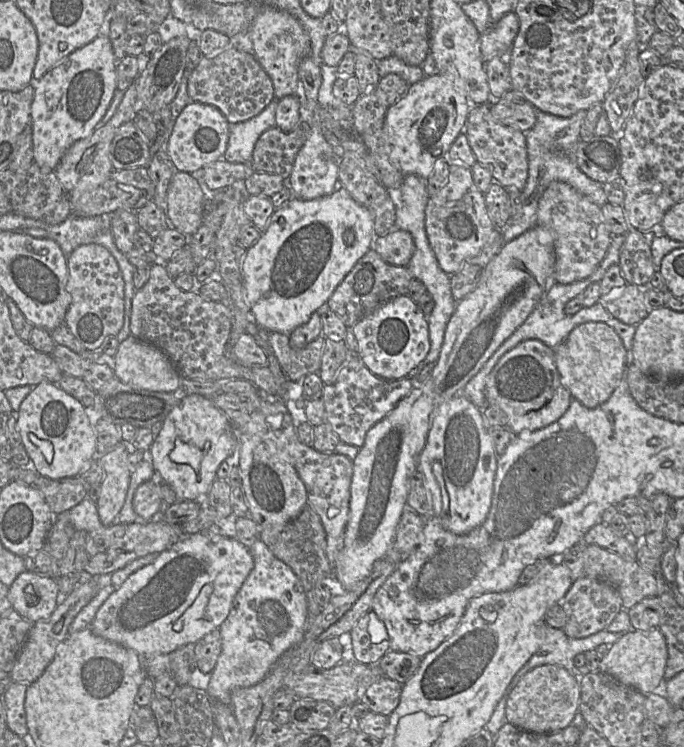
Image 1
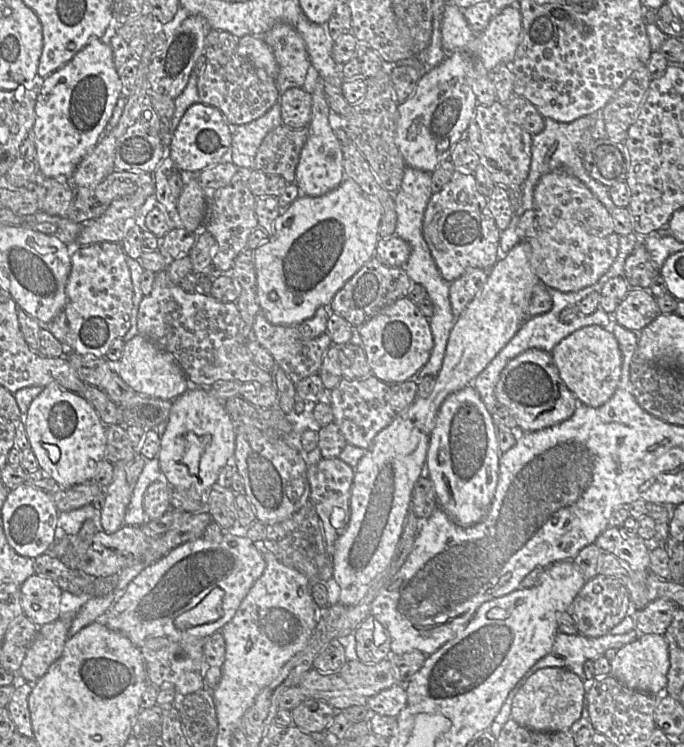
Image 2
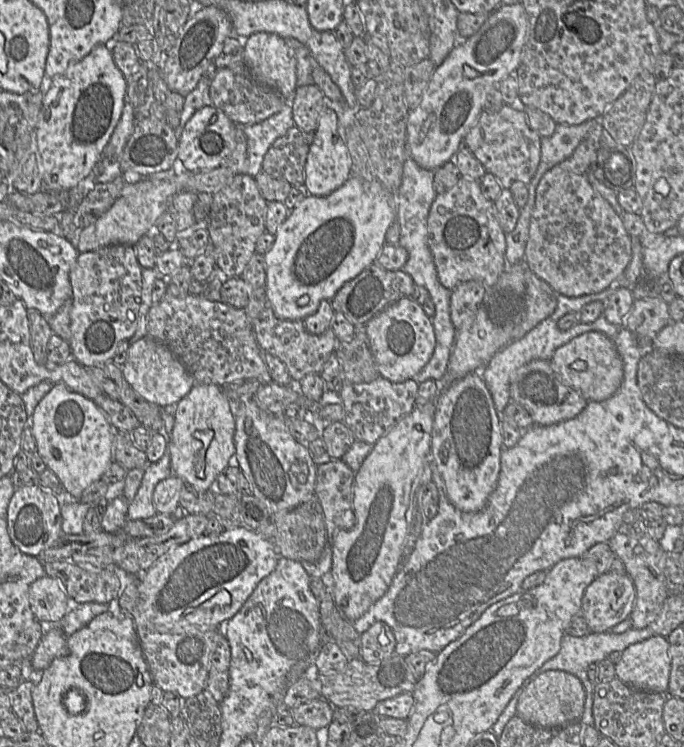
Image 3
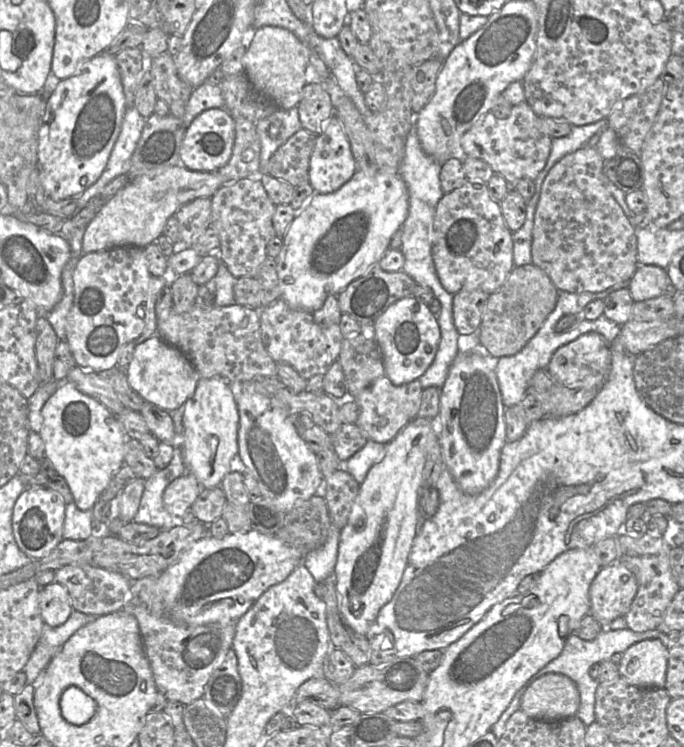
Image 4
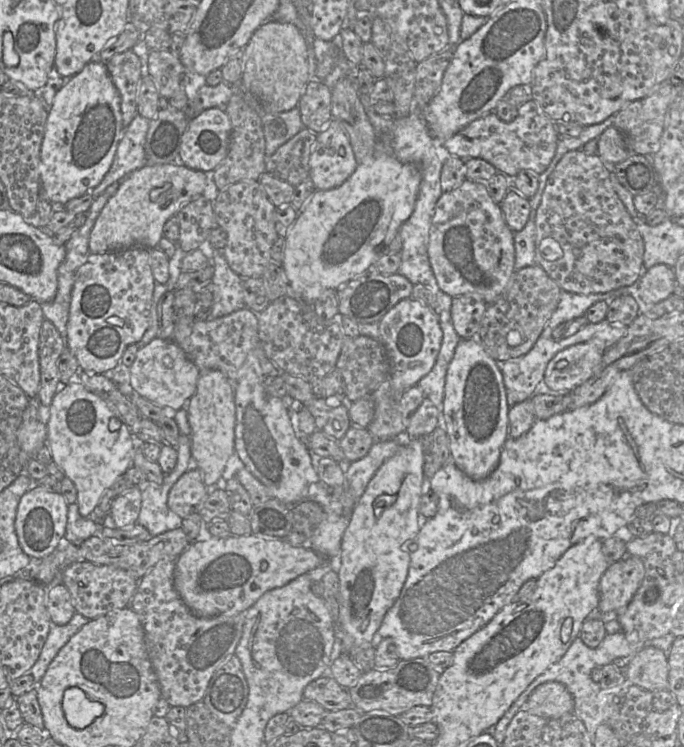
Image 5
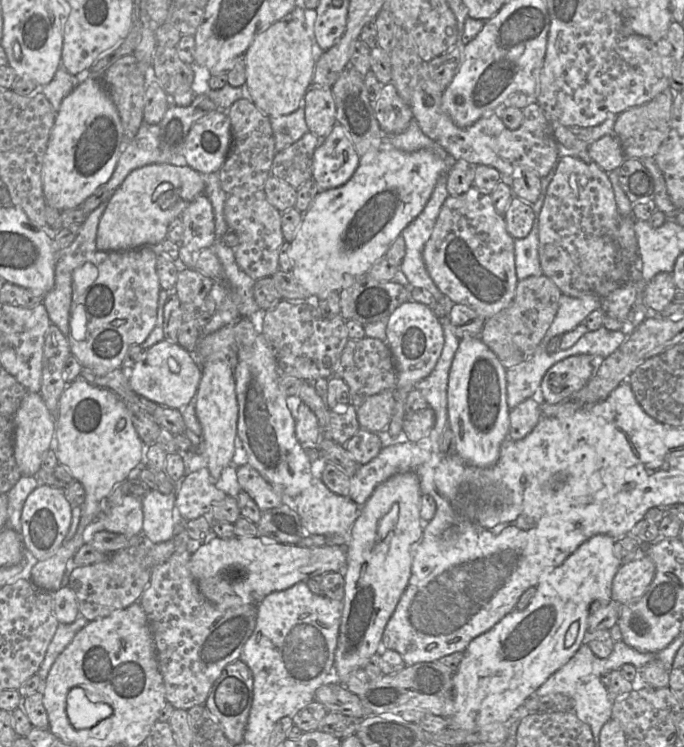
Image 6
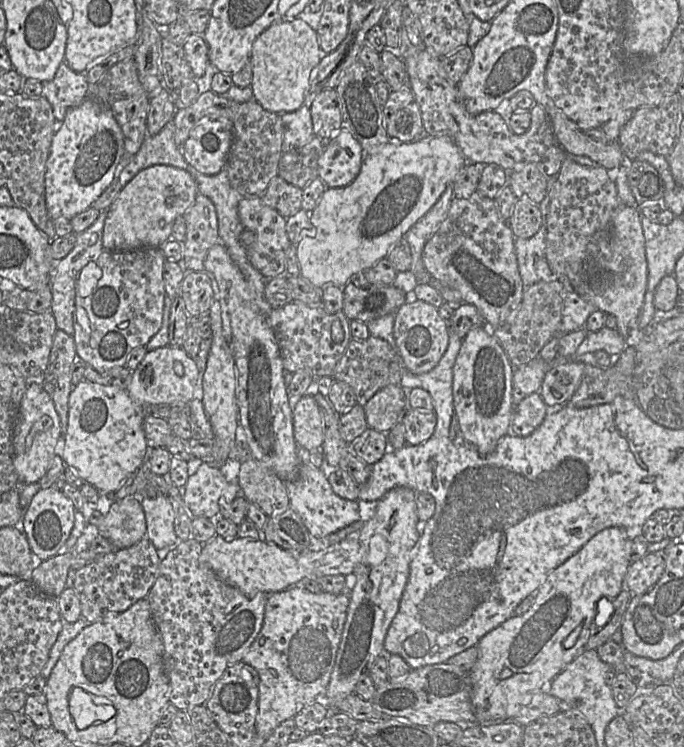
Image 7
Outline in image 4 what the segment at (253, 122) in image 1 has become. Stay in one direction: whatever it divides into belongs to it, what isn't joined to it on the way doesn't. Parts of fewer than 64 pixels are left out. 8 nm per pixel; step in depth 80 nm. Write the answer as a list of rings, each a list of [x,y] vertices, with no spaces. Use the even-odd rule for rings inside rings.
[[[298,108],[277,109],[270,116],[256,123],[260,139],[260,173],[266,173],[266,166],[273,153],[293,134],[302,129]]]

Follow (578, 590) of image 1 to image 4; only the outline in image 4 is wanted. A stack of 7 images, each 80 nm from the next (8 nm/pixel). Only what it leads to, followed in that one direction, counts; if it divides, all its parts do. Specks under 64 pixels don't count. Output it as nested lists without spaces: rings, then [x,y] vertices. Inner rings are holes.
[[[615,562],[602,567],[594,579],[590,591],[590,615],[592,615],[604,628],[617,618],[624,618],[629,612],[632,602],[638,592],[638,583],[634,573],[621,562]]]

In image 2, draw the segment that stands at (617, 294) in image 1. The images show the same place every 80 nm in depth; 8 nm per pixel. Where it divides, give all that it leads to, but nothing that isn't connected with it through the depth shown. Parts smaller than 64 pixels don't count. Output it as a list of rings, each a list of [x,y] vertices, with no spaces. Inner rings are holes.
[[[631,288],[612,317],[622,327],[639,334],[660,314],[656,298],[649,290]]]

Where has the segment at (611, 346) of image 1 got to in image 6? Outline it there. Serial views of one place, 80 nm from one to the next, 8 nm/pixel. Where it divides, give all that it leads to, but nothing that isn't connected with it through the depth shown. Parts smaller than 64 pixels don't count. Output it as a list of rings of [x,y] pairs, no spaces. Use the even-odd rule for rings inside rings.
[[[578,354],[573,355],[570,357],[567,357],[557,363],[555,363],[553,366],[551,366],[548,371],[545,373],[541,385],[540,385],[540,399],[541,401],[545,401],[550,404],[556,404],[563,400],[564,398],[570,396],[571,394],[579,391],[581,388],[583,388],[587,382],[591,379],[591,377],[594,375],[596,368],[599,363],[599,359],[604,358],[594,358],[590,354]]]

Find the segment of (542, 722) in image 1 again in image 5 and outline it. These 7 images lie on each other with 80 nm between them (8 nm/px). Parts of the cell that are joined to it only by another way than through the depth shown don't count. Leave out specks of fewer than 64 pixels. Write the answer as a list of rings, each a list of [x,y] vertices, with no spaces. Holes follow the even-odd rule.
[[[555,681],[540,684],[526,701],[526,711],[543,718],[558,719],[573,714],[574,707],[571,693]]]

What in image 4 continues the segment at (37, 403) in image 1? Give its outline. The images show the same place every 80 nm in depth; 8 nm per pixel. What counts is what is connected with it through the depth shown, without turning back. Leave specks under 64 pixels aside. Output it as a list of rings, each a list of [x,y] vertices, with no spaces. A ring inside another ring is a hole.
[[[57,381],[56,391],[42,407],[43,424],[39,434],[44,442],[46,457],[67,482],[74,503],[83,511],[91,509],[100,493],[108,486],[115,473],[124,465],[126,434],[117,416],[96,399],[77,389],[71,381]]]

